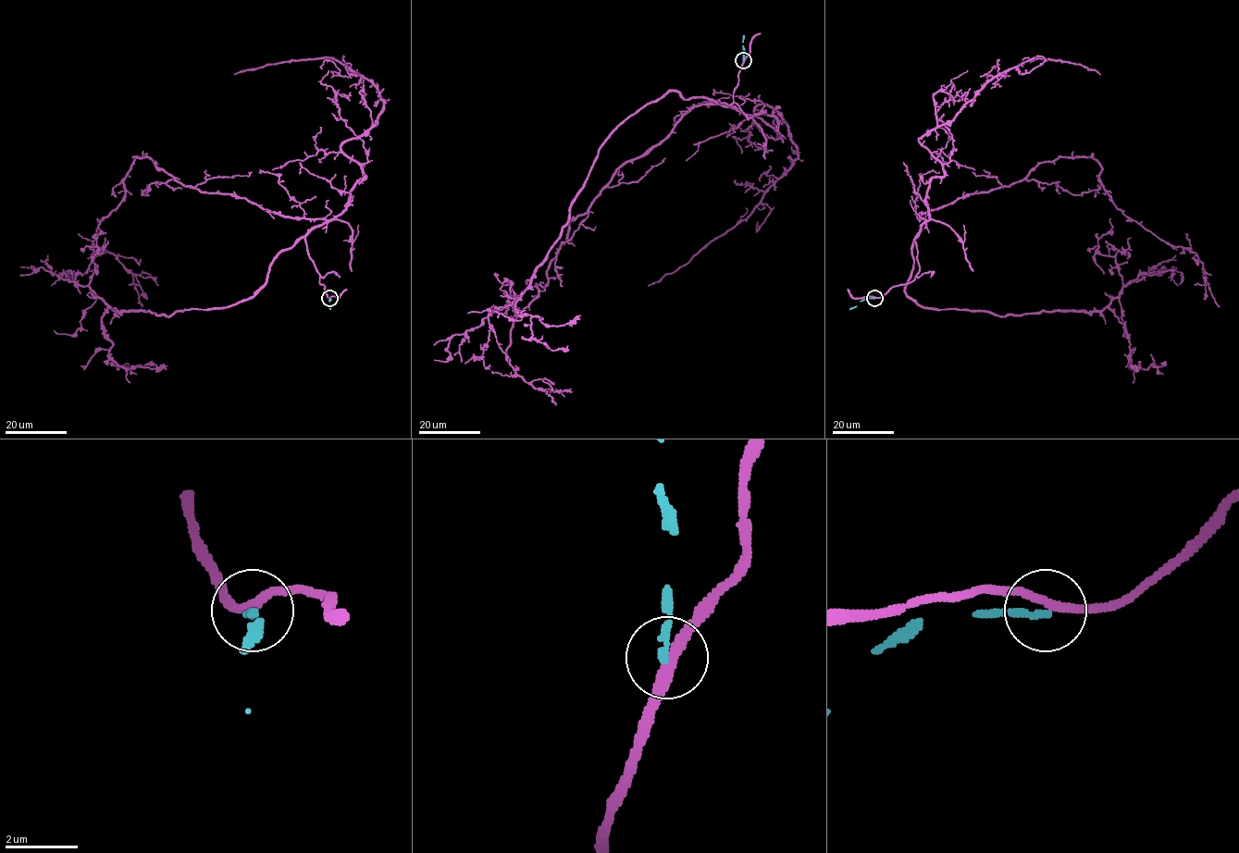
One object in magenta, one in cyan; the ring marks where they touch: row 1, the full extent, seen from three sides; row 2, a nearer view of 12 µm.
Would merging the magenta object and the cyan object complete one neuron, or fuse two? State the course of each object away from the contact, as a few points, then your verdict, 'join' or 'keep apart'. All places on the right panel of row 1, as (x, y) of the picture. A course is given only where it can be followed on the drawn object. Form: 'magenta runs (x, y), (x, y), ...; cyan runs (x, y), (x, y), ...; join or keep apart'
magenta runs (874, 297), (919, 270), (922, 215), (1009, 186), (1046, 162), (1093, 157), (1113, 203), (1196, 254), (1219, 306); cyan runs (874, 297), (863, 298), (849, 309); keep apart

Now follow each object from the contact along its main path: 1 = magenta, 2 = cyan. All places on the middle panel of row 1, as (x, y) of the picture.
1: (743, 60), (733, 102), (719, 100), (738, 111), (692, 107), (627, 160), (517, 315), (509, 364), (555, 404)
2: (743, 60), (743, 35)

